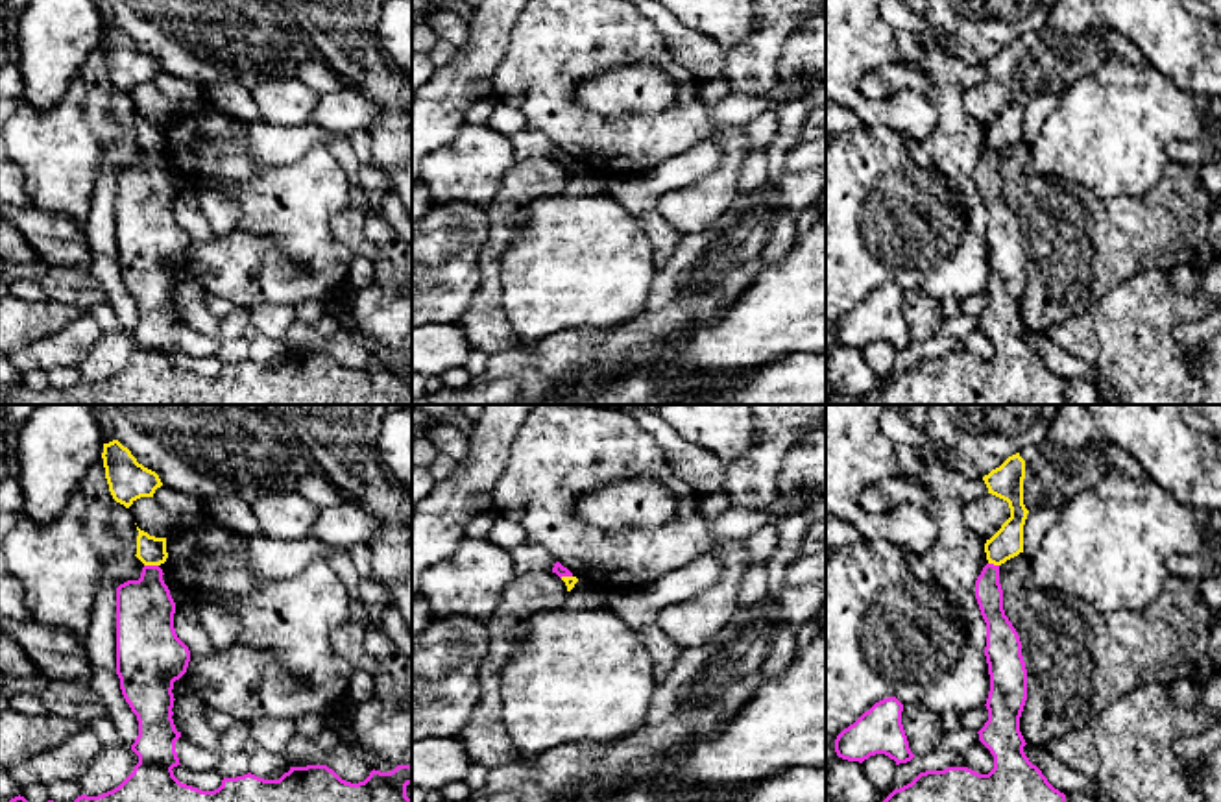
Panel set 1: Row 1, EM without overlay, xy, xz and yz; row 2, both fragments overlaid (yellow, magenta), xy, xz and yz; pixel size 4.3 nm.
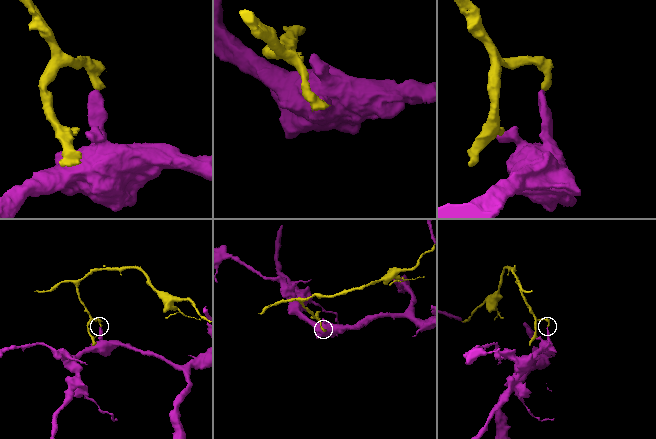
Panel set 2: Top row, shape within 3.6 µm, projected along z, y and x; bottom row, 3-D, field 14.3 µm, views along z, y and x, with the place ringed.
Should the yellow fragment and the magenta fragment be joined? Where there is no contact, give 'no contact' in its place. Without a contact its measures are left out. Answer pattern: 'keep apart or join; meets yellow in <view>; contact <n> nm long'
keep apart; meets yellow in xy; contact 60 nm long

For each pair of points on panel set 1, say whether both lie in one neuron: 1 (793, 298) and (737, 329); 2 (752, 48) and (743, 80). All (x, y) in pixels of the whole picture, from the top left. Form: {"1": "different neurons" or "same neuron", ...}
{"1": "same neuron", "2": "same neuron"}

